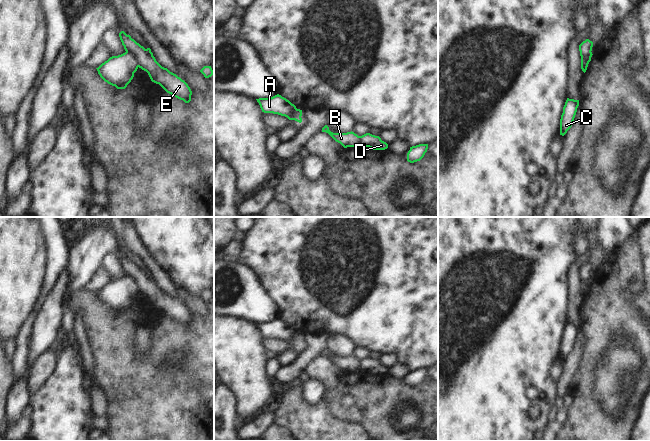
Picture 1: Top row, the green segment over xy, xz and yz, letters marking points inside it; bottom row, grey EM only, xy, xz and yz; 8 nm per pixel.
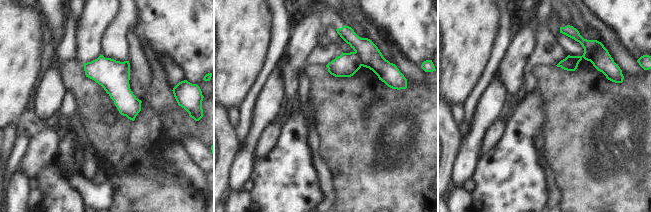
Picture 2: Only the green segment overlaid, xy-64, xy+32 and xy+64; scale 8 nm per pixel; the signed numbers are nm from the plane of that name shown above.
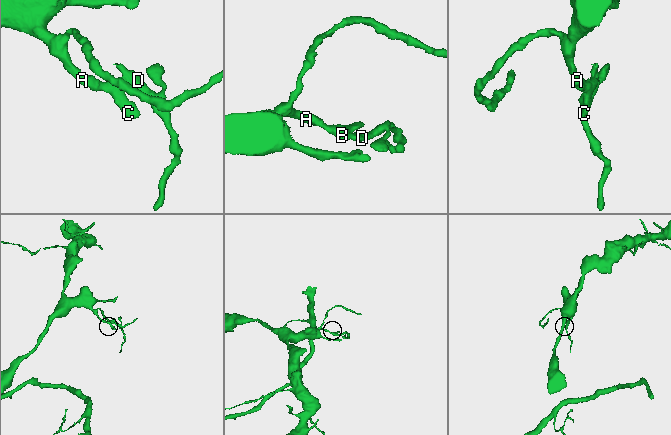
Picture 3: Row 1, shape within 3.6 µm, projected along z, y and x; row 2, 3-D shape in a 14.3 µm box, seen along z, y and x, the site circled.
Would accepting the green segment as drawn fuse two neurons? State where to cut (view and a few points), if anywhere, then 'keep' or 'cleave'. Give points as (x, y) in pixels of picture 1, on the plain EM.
cut xy (126, 275), (133, 279), (138, 290); cleave

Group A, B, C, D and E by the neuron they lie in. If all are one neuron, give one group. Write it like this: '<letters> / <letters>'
A B C / D E

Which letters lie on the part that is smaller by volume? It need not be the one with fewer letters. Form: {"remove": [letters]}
{"remove": ["D", "E"]}

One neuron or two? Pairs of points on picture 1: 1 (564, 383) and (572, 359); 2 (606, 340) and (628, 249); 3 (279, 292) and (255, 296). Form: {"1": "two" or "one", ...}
{"1": "one", "2": "one", "3": "two"}

